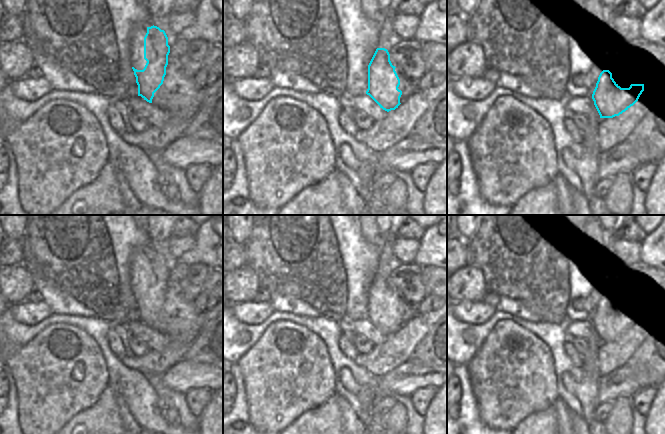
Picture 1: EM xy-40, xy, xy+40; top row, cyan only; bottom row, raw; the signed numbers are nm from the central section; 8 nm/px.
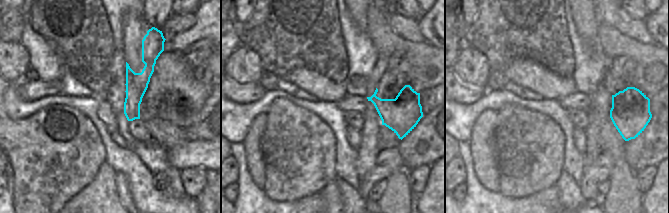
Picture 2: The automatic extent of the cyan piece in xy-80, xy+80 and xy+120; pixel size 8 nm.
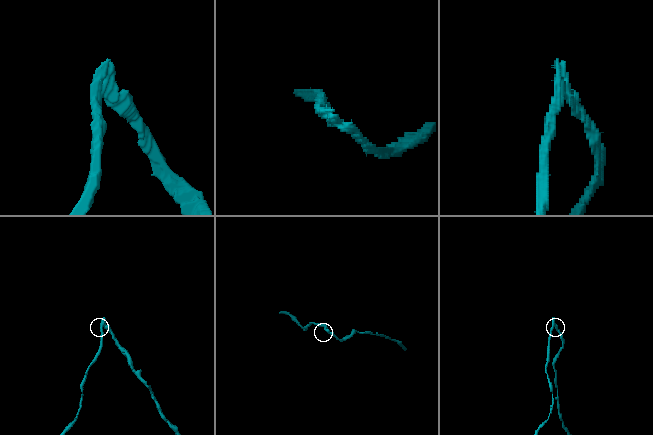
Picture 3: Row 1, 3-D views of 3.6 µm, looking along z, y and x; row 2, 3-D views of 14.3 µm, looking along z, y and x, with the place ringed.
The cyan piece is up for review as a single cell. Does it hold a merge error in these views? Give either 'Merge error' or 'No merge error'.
Merge error.

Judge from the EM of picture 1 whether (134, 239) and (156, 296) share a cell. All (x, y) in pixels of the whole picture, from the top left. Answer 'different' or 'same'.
different

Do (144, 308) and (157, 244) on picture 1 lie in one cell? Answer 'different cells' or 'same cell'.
same cell

